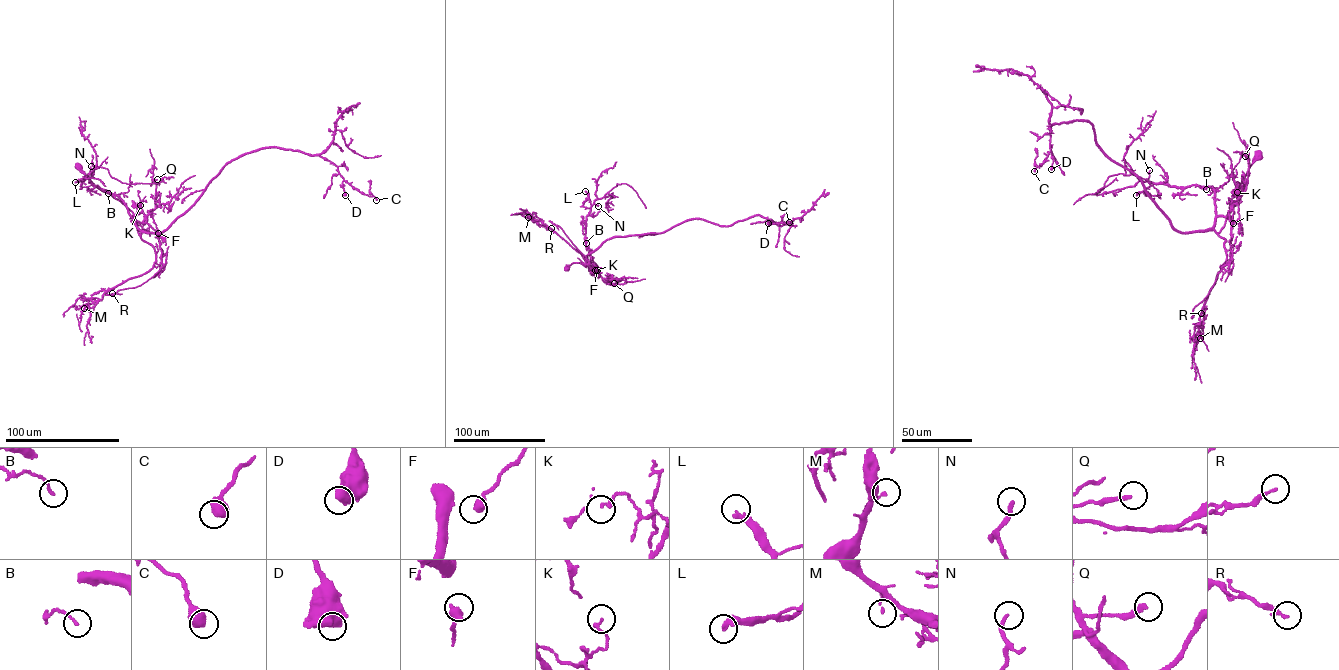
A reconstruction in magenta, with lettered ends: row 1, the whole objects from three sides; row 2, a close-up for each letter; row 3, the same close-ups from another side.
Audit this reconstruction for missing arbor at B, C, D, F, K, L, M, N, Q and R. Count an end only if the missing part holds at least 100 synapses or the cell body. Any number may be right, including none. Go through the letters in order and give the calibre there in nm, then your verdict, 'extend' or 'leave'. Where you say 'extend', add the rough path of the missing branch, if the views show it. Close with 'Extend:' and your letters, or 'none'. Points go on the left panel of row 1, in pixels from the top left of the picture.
B: calibre 140 nm; leave
C: calibre 650 nm; leave
D: calibre 650 nm; leave
F: calibre 480 nm; leave
K: calibre 150 nm; leave
L: calibre 360 nm; leave
M: calibre 120 nm; leave
N: calibre 180 nm; leave
Q: calibre 240 nm; leave
R: calibre 150 nm; leave
Extend: none

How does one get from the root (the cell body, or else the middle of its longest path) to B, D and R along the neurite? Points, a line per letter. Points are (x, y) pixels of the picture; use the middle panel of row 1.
B: (567, 268), (574, 262), (588, 265), (586, 257), (591, 251), (586, 243)
D: (567, 268), (588, 265), (608, 239), (692, 219), (726, 226), (758, 215), (768, 223)
R: (567, 268), (574, 262), (588, 265), (587, 254), (590, 261), (585, 262), (582, 255), (547, 227), (551, 228)

